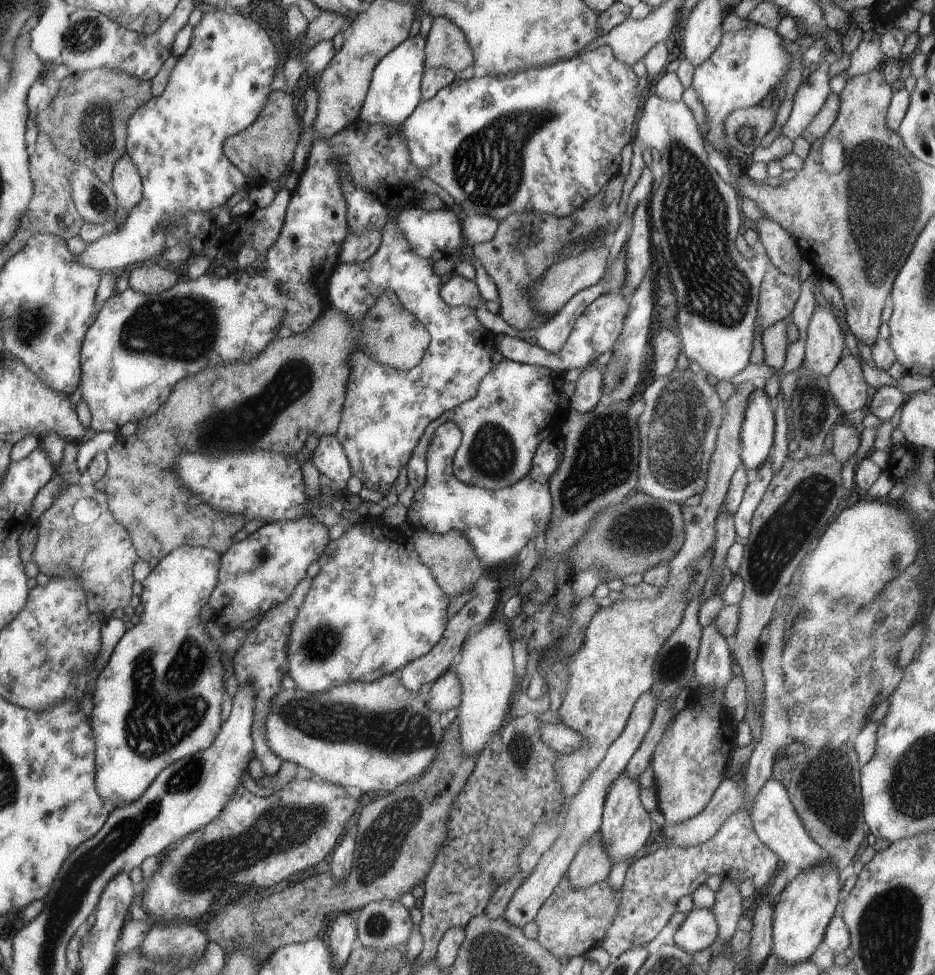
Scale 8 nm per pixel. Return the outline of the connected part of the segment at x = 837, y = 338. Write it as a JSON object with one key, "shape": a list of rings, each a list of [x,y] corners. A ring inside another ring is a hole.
{"shape":[[[816,304],[807,328],[806,356],[802,366],[820,375],[828,375],[843,358],[845,337],[829,307]]]}

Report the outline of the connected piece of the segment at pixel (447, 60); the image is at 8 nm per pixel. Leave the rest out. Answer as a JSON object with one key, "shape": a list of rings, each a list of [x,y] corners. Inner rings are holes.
{"shape":[[[436,16],[432,22],[432,29],[426,37],[424,68],[426,73],[430,69],[448,69],[458,73],[474,65],[474,51],[466,40],[465,32],[453,20],[446,16]]]}

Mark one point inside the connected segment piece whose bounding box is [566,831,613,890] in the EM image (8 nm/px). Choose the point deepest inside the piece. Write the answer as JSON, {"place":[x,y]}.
{"place":[592,864]}

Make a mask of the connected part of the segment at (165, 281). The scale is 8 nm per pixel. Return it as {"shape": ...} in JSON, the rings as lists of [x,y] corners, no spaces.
{"shape":[[[158,263],[142,264],[138,268],[133,268],[127,275],[130,288],[150,296],[170,290],[179,282],[178,276],[172,270],[162,268]]]}

